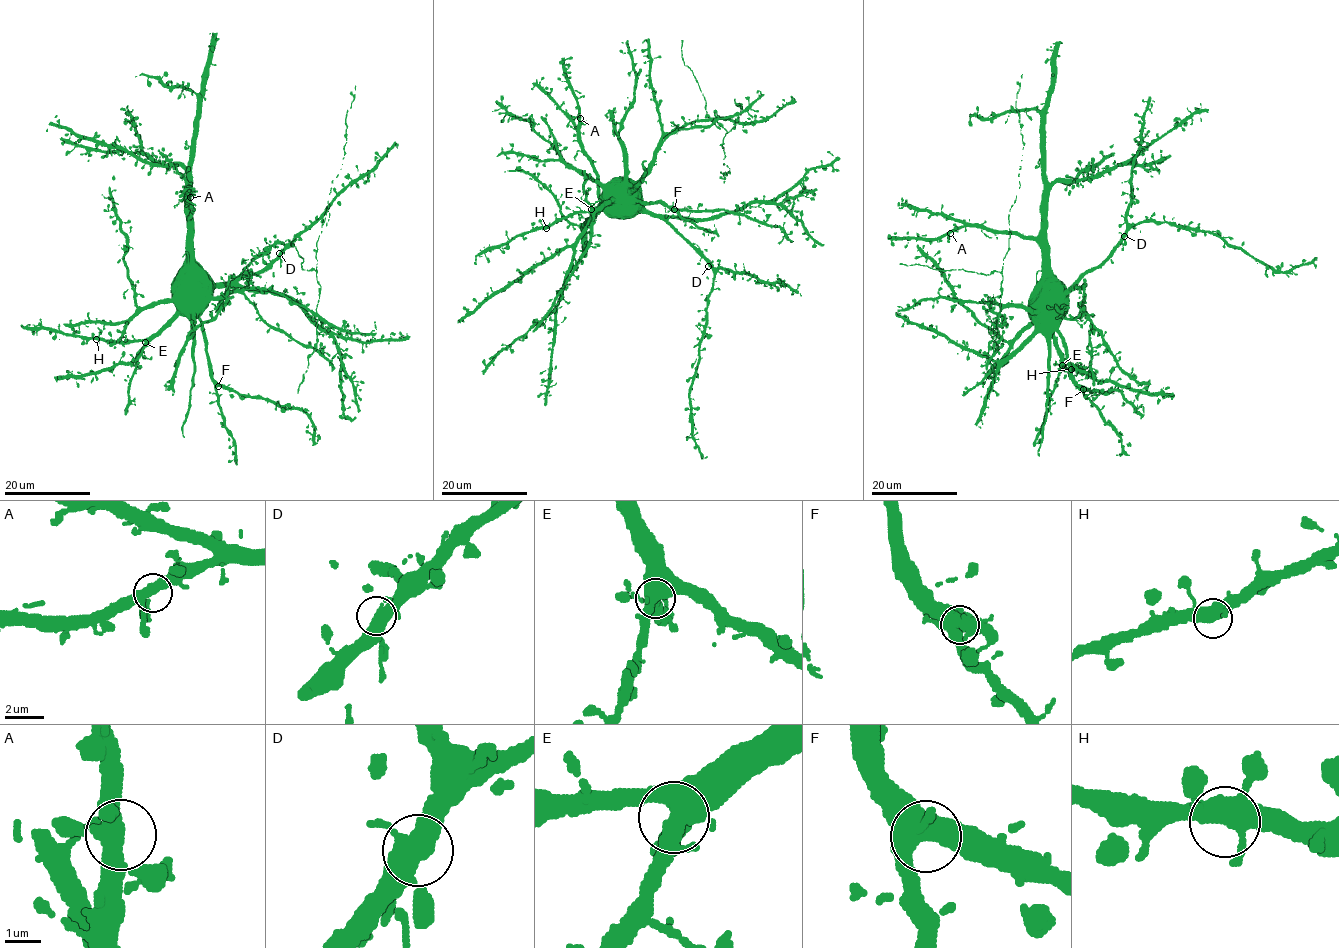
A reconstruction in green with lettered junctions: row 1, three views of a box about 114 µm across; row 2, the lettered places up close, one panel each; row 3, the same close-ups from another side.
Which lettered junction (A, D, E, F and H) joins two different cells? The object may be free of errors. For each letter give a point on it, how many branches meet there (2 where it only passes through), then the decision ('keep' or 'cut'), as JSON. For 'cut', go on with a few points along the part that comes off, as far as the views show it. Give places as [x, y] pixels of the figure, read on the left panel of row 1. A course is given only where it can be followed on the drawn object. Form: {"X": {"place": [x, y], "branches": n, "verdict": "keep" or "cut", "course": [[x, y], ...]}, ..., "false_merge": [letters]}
{"A": {"place": [190, 197], "branches": 4, "verdict": "keep"}, "D": {"place": [279, 253], "branches": 4, "verdict": "keep"}, "E": {"place": [145, 342], "branches": 4, "verdict": "keep"}, "F": {"place": [218, 386], "branches": 4, "verdict": "keep"}, "H": {"place": [96, 339], "branches": 4, "verdict": "keep"}, "false_merge": []}

